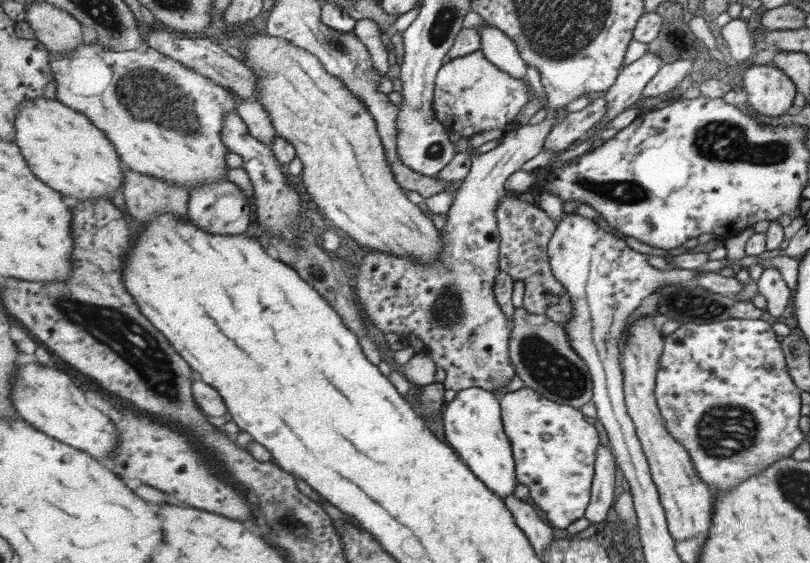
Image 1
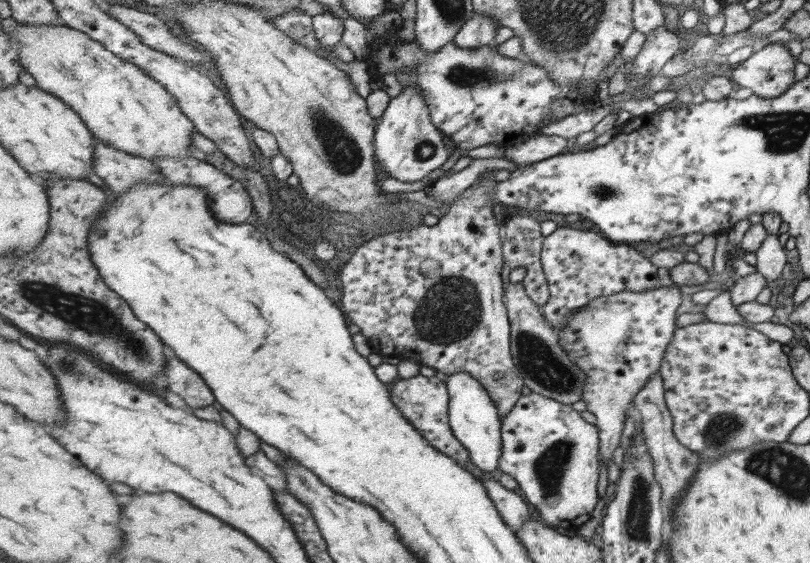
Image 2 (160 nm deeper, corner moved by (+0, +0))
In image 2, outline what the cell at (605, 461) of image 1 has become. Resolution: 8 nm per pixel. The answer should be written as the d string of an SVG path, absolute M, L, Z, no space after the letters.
M675 286L657 287L643 292L621 291L609 296L599 296L587 306L573 313L566 322L566 327L557 331L560 333L561 346L568 352L571 360L586 372L586 387L584 402L587 410L597 419L600 429L601 452L606 469L609 460L613 458L619 441L622 440L628 412L635 408L634 400L637 394L645 388L654 374L662 369L668 348L677 332L677 306L681 304L681 292Z

